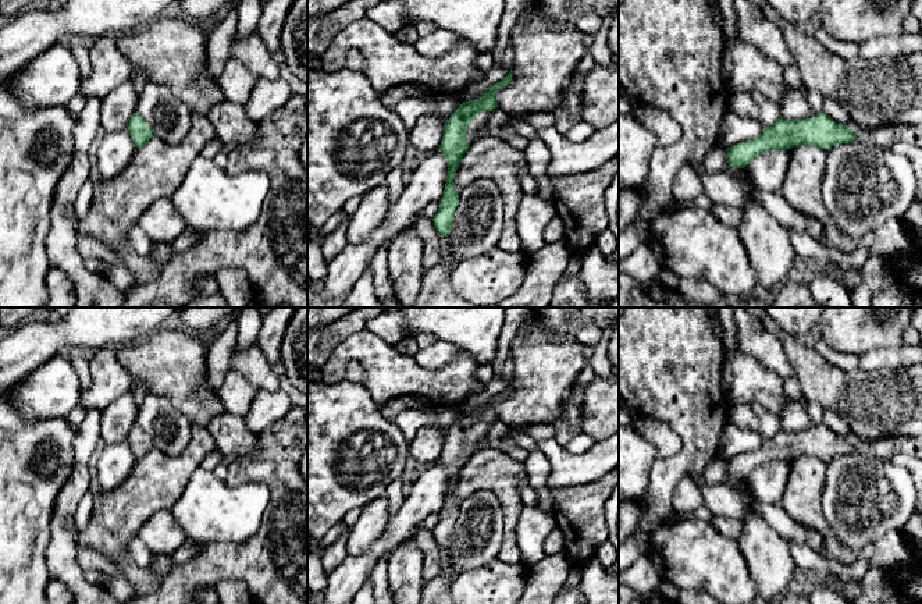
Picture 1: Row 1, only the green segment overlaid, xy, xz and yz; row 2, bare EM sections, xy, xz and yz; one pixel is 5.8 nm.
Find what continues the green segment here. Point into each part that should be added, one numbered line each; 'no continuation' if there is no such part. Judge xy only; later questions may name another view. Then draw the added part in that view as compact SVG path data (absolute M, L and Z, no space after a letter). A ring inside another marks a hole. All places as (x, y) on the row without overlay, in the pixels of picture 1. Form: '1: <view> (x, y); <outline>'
no continuation

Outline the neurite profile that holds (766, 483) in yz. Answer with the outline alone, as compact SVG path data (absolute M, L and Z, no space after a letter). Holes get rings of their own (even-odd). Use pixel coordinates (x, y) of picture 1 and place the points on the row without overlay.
M788 461L763 463L744 479L745 490L759 502L782 504L788 475Z

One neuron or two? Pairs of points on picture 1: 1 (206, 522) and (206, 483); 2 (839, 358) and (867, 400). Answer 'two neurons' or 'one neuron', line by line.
1: one neuron
2: two neurons

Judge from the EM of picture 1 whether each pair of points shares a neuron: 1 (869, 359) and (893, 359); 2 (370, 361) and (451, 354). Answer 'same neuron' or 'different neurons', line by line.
1: same neuron
2: different neurons

